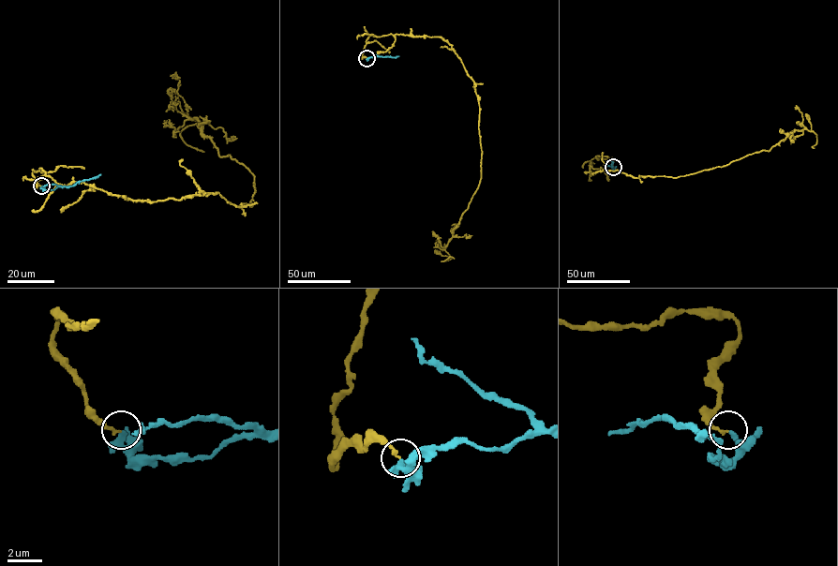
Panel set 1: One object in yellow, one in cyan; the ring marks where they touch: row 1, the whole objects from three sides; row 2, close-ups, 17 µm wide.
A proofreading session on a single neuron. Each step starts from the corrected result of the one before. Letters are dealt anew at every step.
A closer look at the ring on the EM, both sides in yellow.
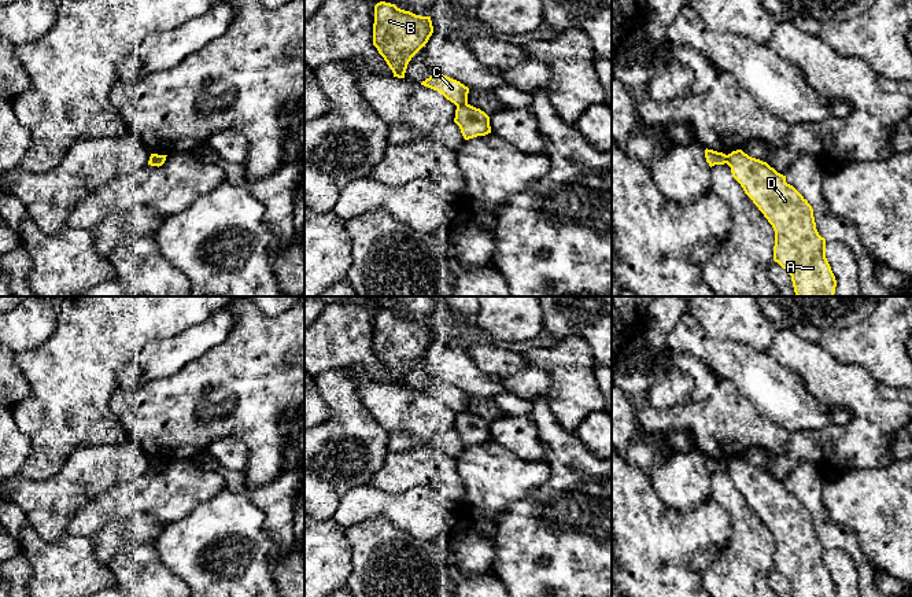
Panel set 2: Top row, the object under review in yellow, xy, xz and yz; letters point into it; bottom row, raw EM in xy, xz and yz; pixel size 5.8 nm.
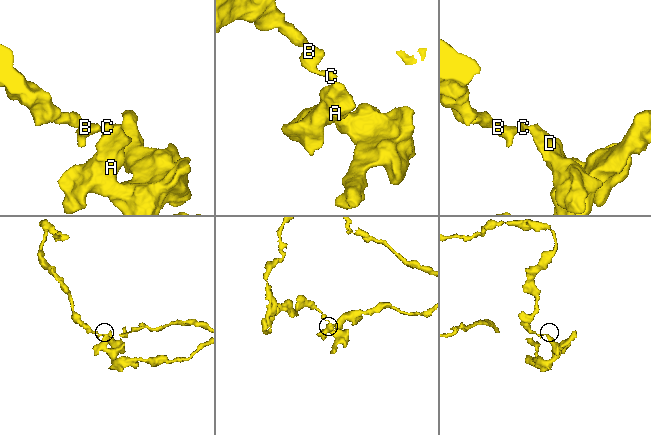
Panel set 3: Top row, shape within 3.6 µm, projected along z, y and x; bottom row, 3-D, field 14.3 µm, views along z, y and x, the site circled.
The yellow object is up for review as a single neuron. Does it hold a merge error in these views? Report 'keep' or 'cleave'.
cleave

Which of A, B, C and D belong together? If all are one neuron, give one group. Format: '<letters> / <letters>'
A D / B C

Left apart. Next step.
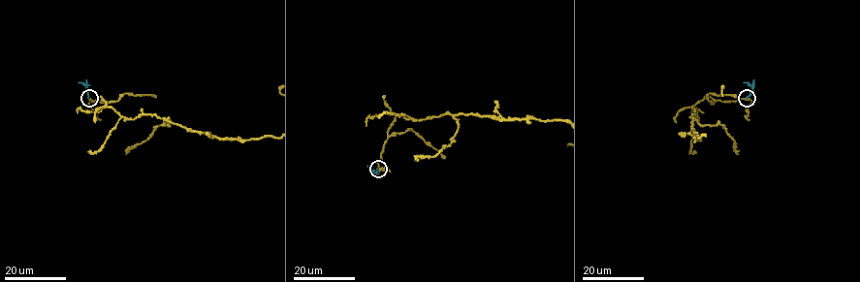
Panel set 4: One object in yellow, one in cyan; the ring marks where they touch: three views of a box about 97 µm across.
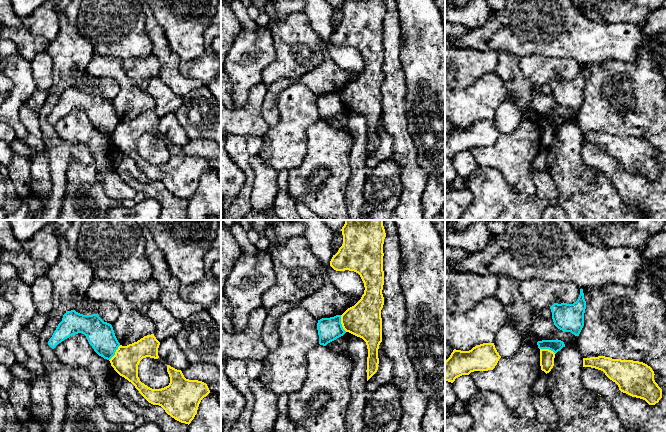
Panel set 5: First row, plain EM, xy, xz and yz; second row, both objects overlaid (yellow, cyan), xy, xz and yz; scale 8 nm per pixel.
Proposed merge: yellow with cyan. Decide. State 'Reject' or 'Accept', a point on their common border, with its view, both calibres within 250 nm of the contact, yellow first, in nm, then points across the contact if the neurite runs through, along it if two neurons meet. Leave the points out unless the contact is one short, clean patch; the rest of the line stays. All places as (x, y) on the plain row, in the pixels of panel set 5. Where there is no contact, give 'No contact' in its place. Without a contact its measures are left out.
Reject. Touches yellow at xz (341, 99). Thickness 280 nm (yellow) against 190 nm. Boundary: xz (340, 91), (341, 102), (346, 107)

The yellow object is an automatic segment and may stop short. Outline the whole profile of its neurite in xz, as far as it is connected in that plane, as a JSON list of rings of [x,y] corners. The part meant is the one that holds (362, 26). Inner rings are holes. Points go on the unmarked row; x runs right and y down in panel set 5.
[[[344,0],[343,20],[330,42],[336,47],[354,47],[364,59],[364,70],[341,91],[346,108],[362,114],[367,121],[367,157],[377,148],[378,125],[382,118],[381,86],[384,81],[383,0]]]

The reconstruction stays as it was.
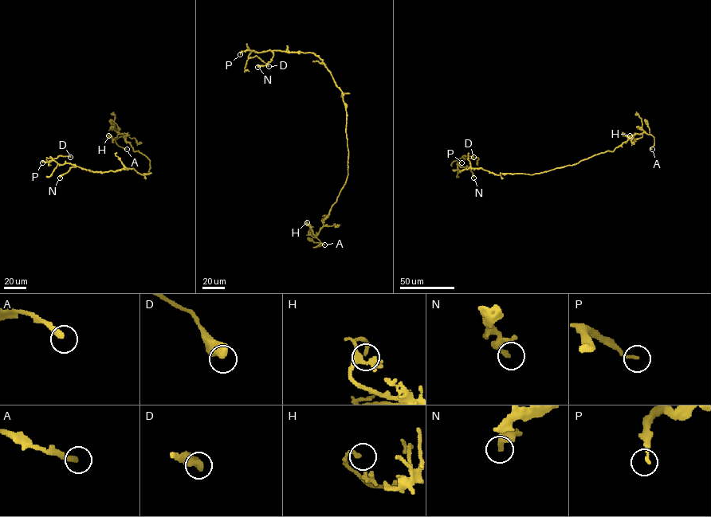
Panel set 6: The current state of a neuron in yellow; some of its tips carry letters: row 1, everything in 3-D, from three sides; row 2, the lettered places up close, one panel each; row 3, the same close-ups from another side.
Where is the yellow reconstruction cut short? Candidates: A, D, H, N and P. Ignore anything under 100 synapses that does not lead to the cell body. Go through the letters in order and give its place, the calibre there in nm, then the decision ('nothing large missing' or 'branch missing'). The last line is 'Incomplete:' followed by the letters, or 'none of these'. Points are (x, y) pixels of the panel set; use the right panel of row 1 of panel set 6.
A: at (652, 149); 320 nm thick; branch missing
D: at (473, 157); 550 nm thick; nothing large missing
H: at (630, 135); 190 nm thick; nothing large missing
N: at (473, 178); 200 nm thick; nothing large missing
P: at (461, 162); 160 nm thick; nothing large missing
Incomplete: A

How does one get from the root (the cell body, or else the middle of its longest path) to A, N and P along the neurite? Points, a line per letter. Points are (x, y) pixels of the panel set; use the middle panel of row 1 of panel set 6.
A: (347, 117), (347, 176), (316, 236), (322, 244), (313, 247), (322, 243), (324, 244)
N: (347, 117), (341, 91), (322, 60), (313, 53), (273, 50), (272, 60), (257, 67)
P: (347, 117), (341, 91), (322, 60), (313, 53), (246, 50), (240, 54)

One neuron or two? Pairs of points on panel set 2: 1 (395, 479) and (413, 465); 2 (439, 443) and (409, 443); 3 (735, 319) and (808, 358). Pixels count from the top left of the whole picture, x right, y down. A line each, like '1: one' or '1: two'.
1: one
2: one
3: two

